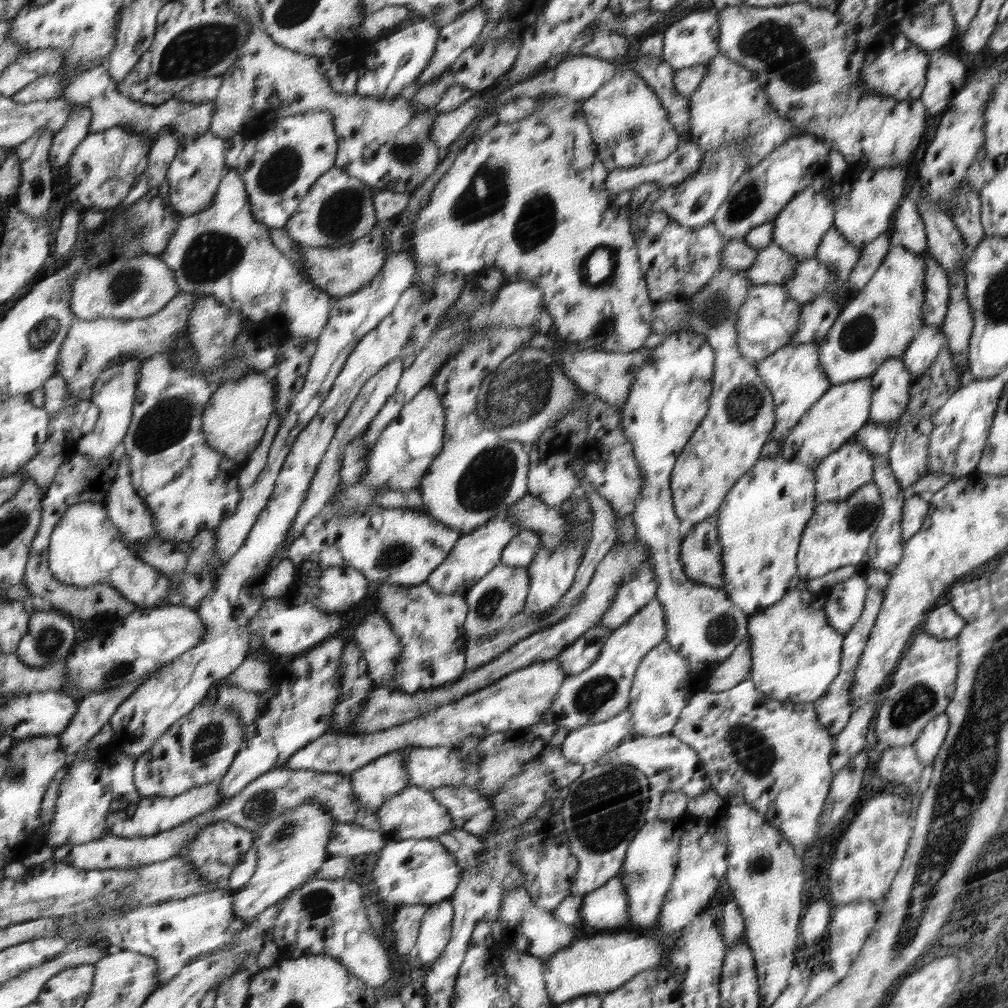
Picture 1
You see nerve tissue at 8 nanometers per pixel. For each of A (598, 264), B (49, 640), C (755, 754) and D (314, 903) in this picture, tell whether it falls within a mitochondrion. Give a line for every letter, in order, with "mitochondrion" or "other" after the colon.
A: mitochondrion
B: mitochondrion
C: mitochondrion
D: mitochondrion

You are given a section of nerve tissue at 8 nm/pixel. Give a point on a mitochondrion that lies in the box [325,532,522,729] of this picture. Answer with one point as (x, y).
(397, 553)

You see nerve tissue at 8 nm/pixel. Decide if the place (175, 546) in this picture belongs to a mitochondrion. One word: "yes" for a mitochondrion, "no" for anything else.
no

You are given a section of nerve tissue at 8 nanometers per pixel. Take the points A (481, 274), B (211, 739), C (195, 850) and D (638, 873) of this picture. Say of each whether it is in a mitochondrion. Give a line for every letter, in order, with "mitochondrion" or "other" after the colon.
A: other
B: mitochondrion
C: other
D: mitochondrion

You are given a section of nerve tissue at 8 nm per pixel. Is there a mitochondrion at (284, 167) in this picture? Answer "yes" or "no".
yes

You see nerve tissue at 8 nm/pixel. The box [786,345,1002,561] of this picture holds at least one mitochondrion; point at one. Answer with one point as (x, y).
(862, 517)

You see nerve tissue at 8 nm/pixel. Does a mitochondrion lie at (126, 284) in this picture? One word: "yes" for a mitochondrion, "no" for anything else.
yes

